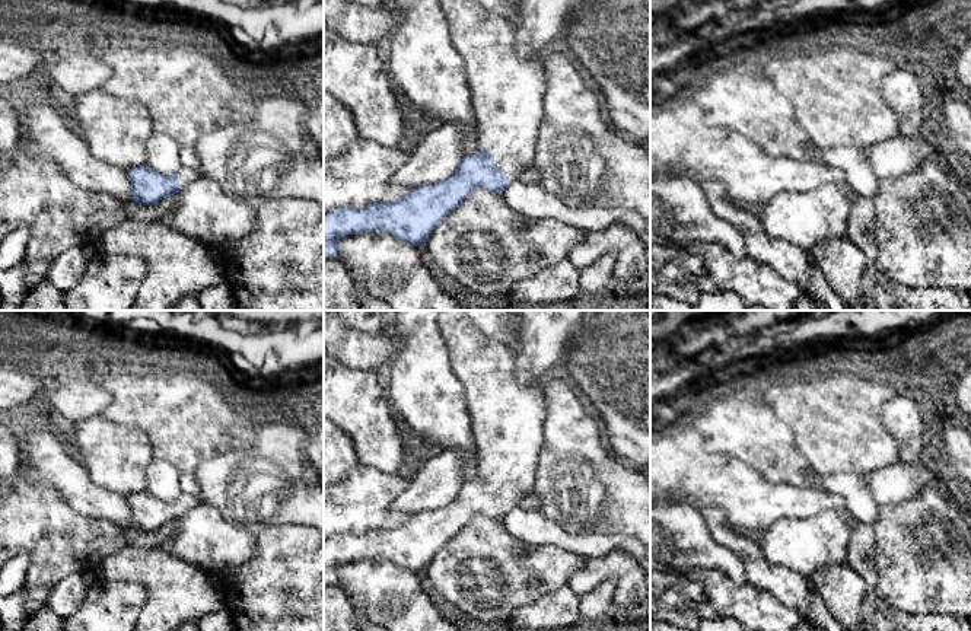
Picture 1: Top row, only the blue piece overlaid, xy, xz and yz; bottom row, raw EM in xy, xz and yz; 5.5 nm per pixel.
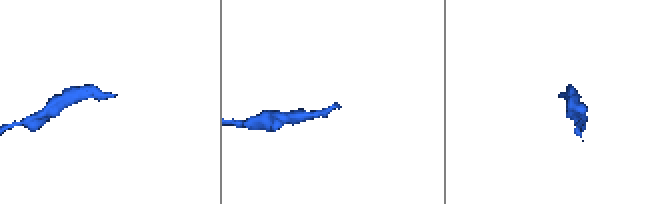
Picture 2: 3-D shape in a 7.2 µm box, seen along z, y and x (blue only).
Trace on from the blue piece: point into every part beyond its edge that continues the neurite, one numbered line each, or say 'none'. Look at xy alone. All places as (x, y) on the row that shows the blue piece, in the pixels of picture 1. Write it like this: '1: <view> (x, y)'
1: xy (185, 175)

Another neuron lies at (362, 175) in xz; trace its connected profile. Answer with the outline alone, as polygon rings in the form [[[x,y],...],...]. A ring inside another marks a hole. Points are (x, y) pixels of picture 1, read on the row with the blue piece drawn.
[[[357,137],[341,154],[324,159],[324,213],[394,203],[411,188],[392,182],[411,150],[383,147]]]

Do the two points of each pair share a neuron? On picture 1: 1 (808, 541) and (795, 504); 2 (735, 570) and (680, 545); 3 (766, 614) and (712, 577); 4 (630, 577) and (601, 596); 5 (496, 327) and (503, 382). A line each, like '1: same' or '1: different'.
1: different
2: same
3: same
4: different
5: different

